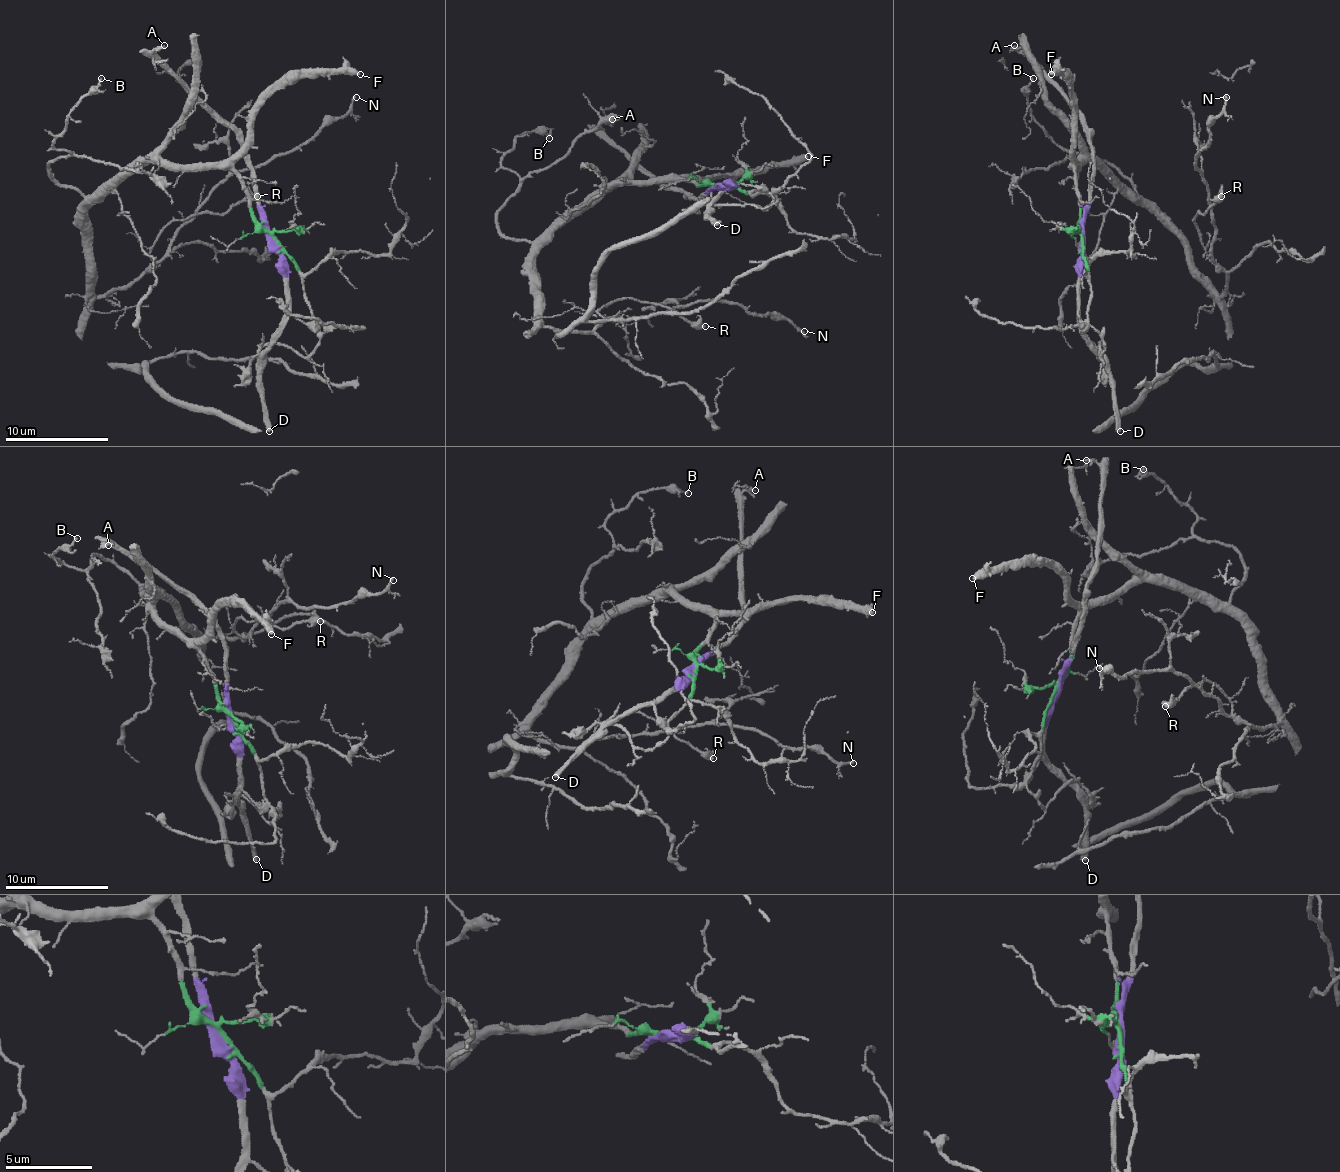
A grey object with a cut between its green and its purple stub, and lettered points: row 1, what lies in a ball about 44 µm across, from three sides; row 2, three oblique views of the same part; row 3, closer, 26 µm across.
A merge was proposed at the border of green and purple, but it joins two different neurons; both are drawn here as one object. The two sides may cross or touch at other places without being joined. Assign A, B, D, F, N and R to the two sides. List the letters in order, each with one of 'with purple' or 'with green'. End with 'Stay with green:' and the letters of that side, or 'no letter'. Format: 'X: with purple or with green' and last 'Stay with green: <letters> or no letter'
A: with purple
B: with green
D: with purple
F: with green
N: with green
R: with green
Stay with green: B, F, N, R

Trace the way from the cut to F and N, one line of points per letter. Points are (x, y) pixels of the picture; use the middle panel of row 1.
F: (721, 186), (701, 186), (682, 179), (726, 176), (752, 168), (794, 166), (807, 155)
N: (721, 186), (615, 181), (589, 197), (534, 259), (534, 316), (594, 332), (701, 300), (804, 332)

